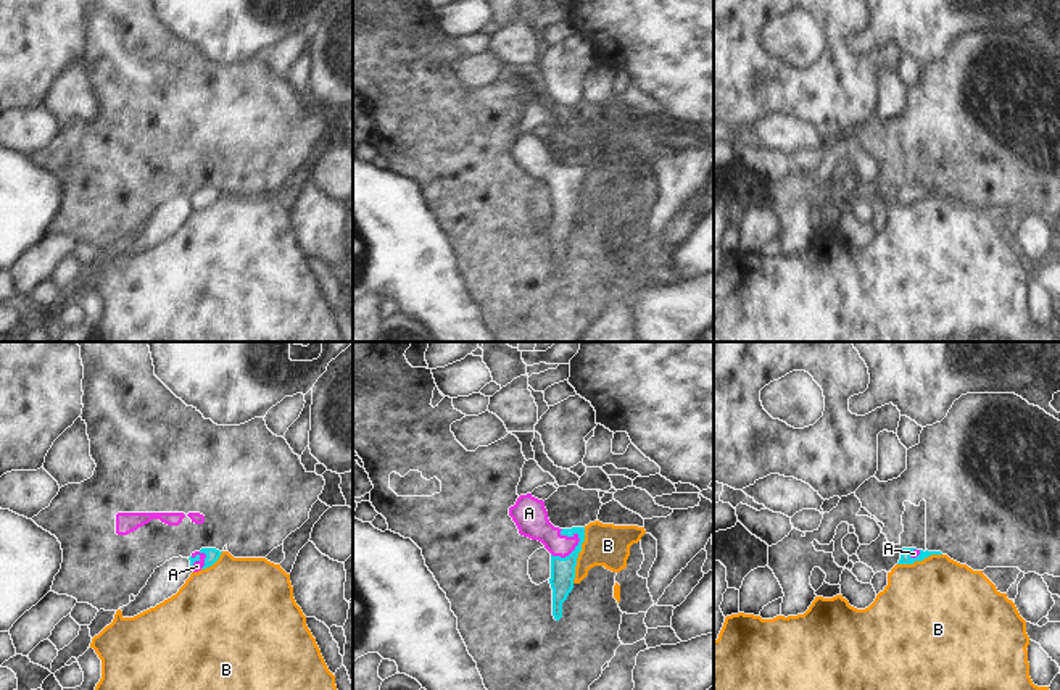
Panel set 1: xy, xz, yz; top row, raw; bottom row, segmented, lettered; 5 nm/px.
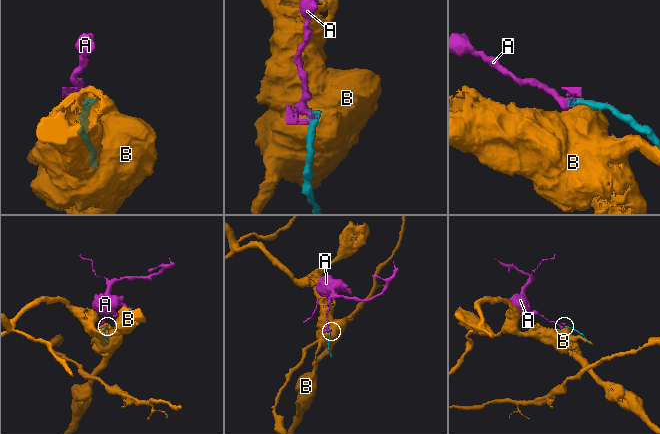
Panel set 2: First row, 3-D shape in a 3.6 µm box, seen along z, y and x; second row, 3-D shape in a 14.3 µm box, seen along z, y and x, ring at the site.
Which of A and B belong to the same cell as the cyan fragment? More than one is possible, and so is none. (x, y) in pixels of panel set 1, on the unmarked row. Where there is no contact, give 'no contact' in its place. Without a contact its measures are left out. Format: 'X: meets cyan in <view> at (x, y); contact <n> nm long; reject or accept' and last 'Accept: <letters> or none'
A: meets cyan in xz at (571, 192); contact 180 nm long; accept
B: meets cyan in xz at (577, 194); contact 280 nm long; reject
Accept: A

